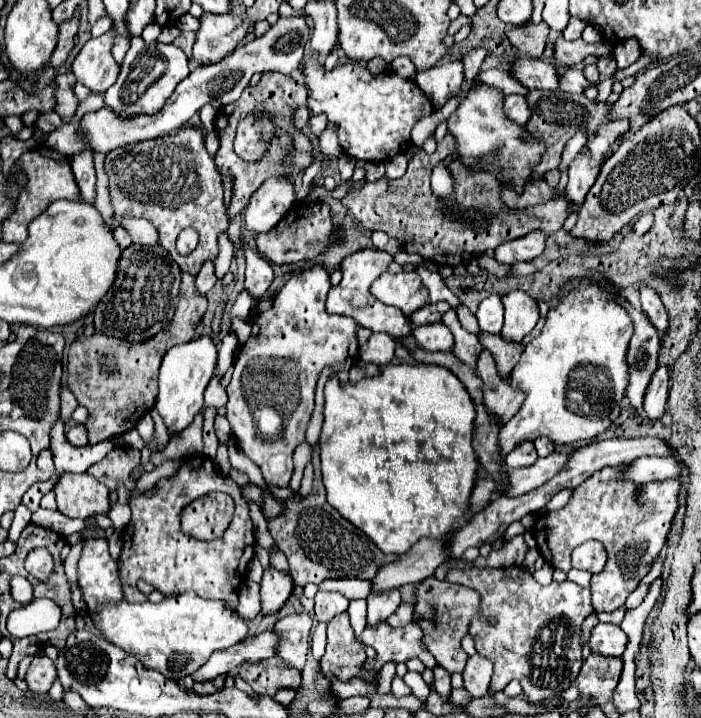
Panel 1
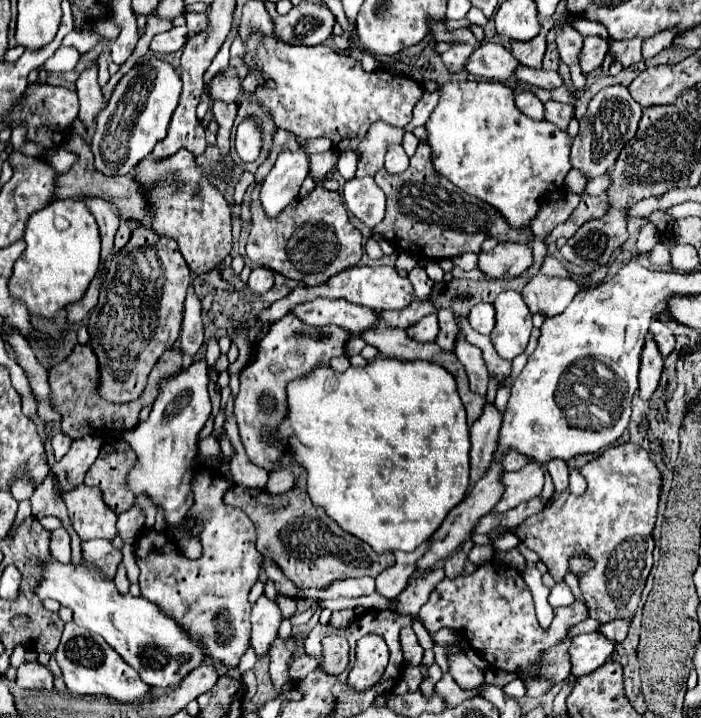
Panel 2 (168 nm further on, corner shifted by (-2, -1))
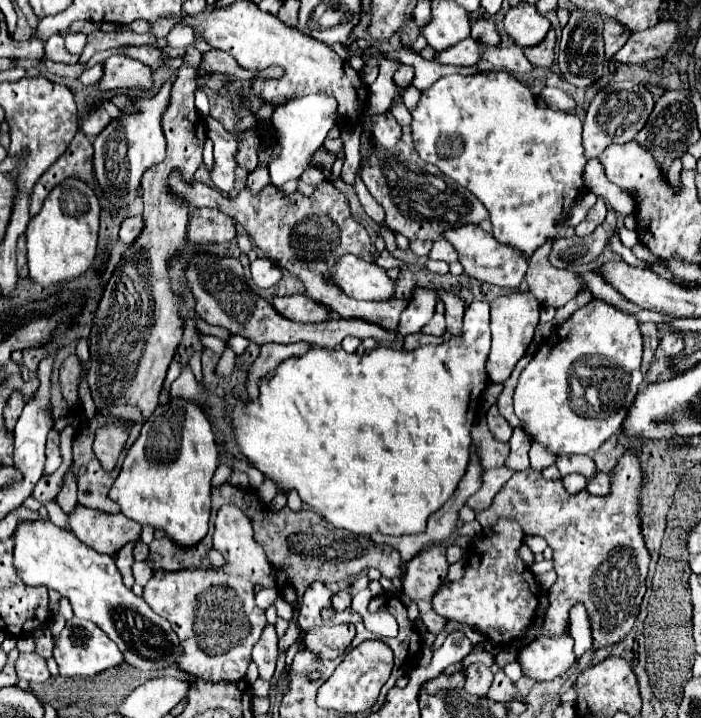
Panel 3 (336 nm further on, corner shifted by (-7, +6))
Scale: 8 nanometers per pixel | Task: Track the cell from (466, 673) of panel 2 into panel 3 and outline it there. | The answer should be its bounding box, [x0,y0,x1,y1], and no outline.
[464,663,494,697]

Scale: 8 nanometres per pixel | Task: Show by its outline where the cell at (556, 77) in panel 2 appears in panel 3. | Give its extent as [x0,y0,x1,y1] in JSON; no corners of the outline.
[480,45,532,75]

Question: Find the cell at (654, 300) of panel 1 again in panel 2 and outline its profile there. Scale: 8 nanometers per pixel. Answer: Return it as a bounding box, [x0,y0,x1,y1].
[653,332,675,358]

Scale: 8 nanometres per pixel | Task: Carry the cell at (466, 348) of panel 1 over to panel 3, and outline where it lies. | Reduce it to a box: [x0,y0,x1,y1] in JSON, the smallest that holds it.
[422,301,446,335]

